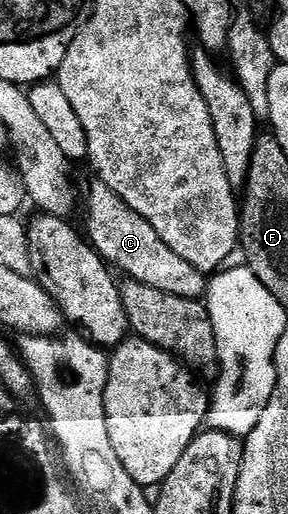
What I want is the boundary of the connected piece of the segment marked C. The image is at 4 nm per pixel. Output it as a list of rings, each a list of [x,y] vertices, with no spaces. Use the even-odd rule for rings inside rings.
[[[93,181],[89,185],[88,196],[82,199],[82,211],[83,207],[83,230],[88,242],[117,272],[125,271],[131,282],[141,283],[150,289],[162,289],[162,293],[174,293],[176,297],[187,299],[205,298],[208,289],[205,272],[194,269],[190,261],[178,257],[178,253],[174,253],[174,249],[158,237],[154,225],[134,213],[134,209],[130,209],[130,205],[126,205],[126,201],[122,201],[122,197],[118,197],[118,193],[114,193],[105,183]]]

